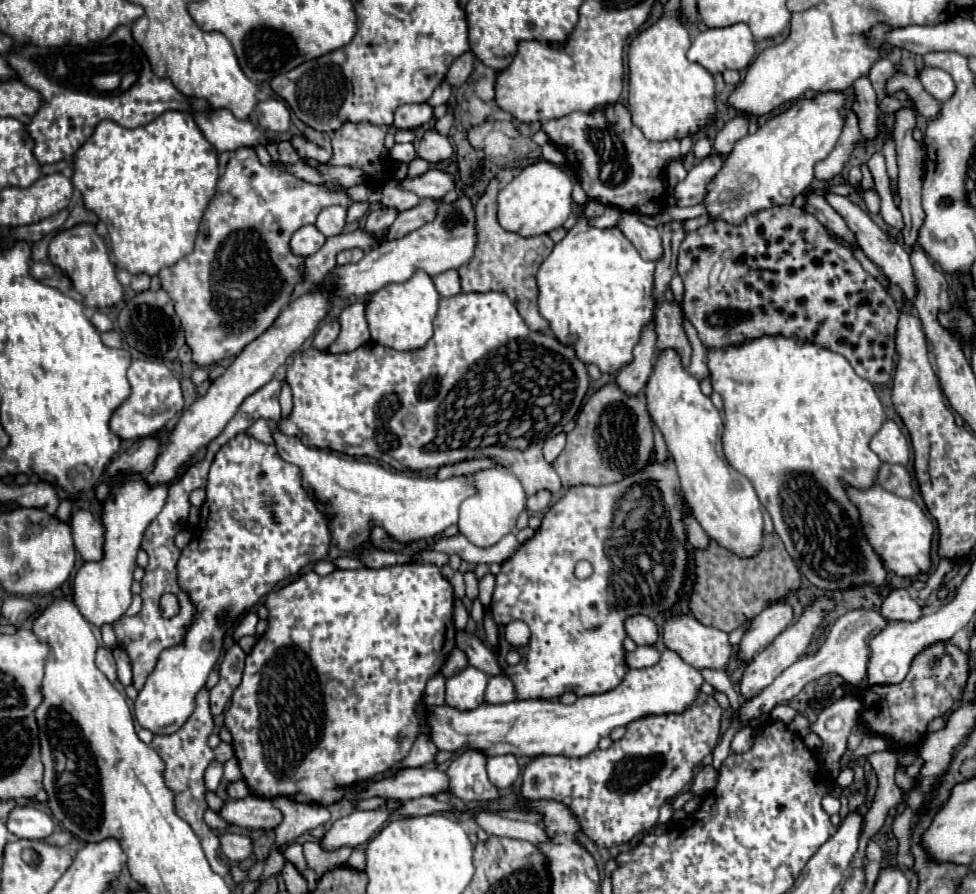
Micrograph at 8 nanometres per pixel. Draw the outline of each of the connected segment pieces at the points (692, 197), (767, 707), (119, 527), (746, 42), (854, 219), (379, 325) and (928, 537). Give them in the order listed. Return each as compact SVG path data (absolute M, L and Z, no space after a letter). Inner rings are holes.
M714 153L706 159L702 159L696 167L692 167L688 177L682 183L678 183L674 189L678 207L690 207L690 205L702 203L706 197L708 183L720 173L722 165L724 165L724 157Z
M850 609L850 611L846 611L842 617L838 617L834 621L826 641L818 647L816 653L800 657L794 665L790 665L786 671L782 671L782 675L776 677L776 681L772 685L768 685L758 697L742 703L742 707L740 707L742 723L748 725L750 719L760 717L762 713L770 713L776 705L786 703L792 697L796 697L806 683L810 683L822 675L840 675L846 683L852 683L852 685L860 683L866 675L866 669L868 669L868 659L870 659L868 643L872 637L876 637L886 627L886 623L888 621L876 609Z
M142 477L120 479L112 489L112 497L104 503L102 523L106 529L104 559L98 563L84 563L74 577L74 603L90 625L114 625L126 613L132 603L130 585L136 567L136 553L142 543L142 535L150 521L162 511L168 497L168 485L150 487Z
M730 25L706 29L696 35L688 49L688 59L702 65L708 73L718 75L728 69L746 69L754 57L754 39L748 25Z
M828 193L828 195L824 195L824 197L826 197L826 201L844 217L844 221L848 223L848 227L854 231L856 241L858 241L858 245L862 247L864 255L866 255L868 259L872 259L872 261L882 269L882 273L888 277L890 283L898 285L898 287L904 291L904 297L906 297L908 301L912 301L912 299L916 297L916 293L918 293L918 281L916 281L914 267L912 267L912 263L910 263L908 251L906 251L898 241L892 241L892 239L872 221L872 217L870 217L866 211L862 211L856 203L852 203L848 197L840 197L840 195L834 195L834 193Z
M416 273L416 277L400 285L398 283L386 285L366 301L368 301L368 325L370 325L372 341L396 351L422 349L430 341L440 295L434 287L434 281L426 273Z
M874 485L866 491L848 489L848 497L860 509L864 533L868 533L868 541L872 541L872 547L876 549L876 553L880 553L886 569L894 571L898 577L910 579L932 569L930 551L936 527L932 519L926 517L924 511L912 499L896 497L880 485Z

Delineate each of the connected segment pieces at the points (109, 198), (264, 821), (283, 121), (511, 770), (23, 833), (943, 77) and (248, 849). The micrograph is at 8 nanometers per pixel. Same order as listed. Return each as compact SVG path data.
M166 111L152 123L136 129L124 129L114 121L100 121L92 137L76 151L72 183L82 193L86 209L96 213L108 227L116 267L152 277L194 249L202 213L218 183L218 153L186 111Z
M254 795L224 803L222 817L232 825L250 831L270 831L282 823L282 811L276 809L268 799L260 799Z
M268 99L260 101L256 107L256 117L262 129L272 133L286 133L290 129L290 113L284 101Z
M496 755L488 759L488 779L498 789L508 789L518 778L520 767L514 755Z
M28 805L10 813L8 829L18 839L46 839L54 833L56 823L48 811Z
M924 67L918 77L920 77L924 89L932 97L936 97L940 103L948 101L954 95L954 91L956 91L956 85L954 85L952 77L946 71L942 71L942 69L928 69L928 67Z
M220 835L220 851L230 861L242 861L252 853L252 841L244 835Z

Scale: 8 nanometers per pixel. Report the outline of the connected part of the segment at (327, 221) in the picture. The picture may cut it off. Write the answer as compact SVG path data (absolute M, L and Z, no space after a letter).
M332 205L332 207L322 209L314 225L316 225L316 229L318 229L322 235L326 235L326 237L340 235L340 233L344 231L344 225L346 225L346 207Z

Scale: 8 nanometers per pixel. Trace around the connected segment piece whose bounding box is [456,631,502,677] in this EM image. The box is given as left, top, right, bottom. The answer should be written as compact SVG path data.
M458 631L458 635L456 635L456 647L464 649L466 655L468 655L470 665L476 667L476 669L480 669L480 671L484 671L486 675L492 677L492 675L502 673L502 669L500 669L500 665L496 661L494 651L488 649L478 637L468 635L464 631Z

